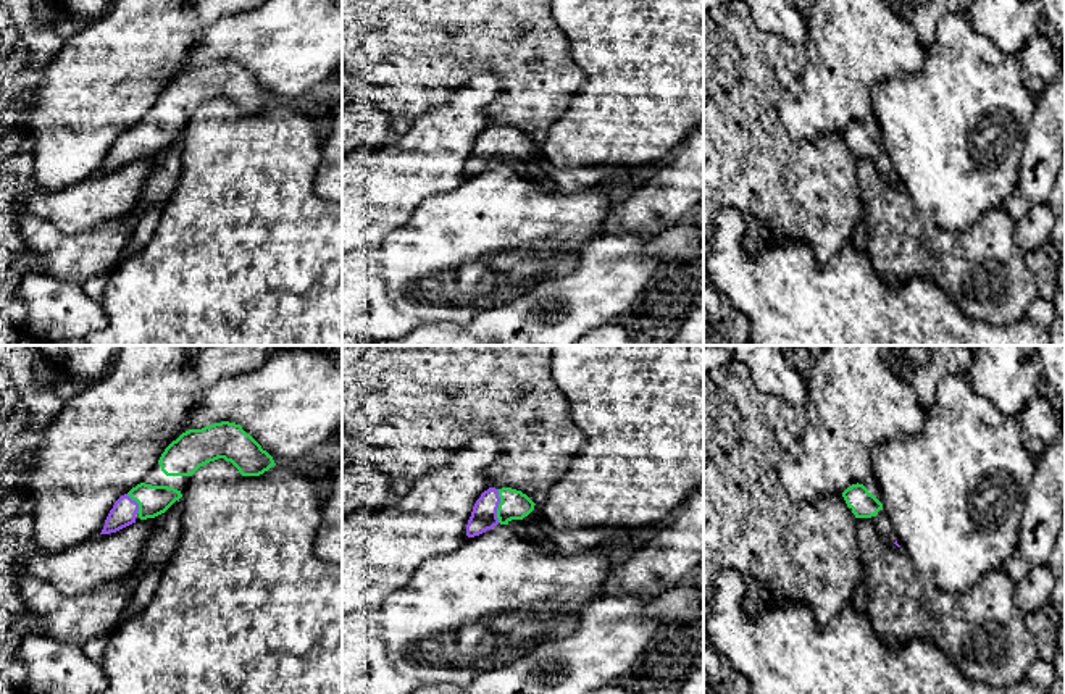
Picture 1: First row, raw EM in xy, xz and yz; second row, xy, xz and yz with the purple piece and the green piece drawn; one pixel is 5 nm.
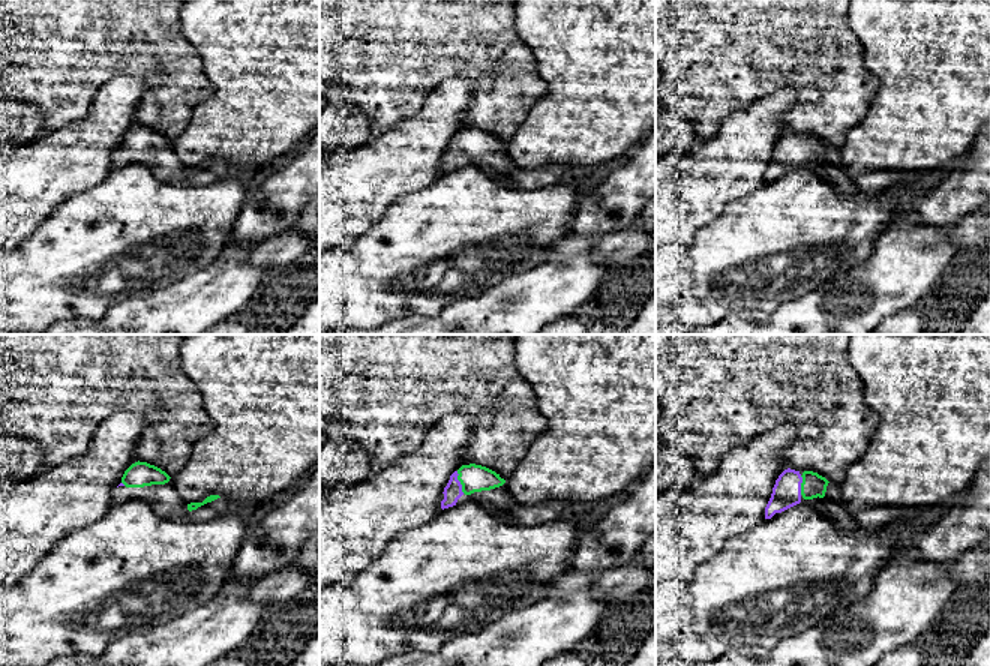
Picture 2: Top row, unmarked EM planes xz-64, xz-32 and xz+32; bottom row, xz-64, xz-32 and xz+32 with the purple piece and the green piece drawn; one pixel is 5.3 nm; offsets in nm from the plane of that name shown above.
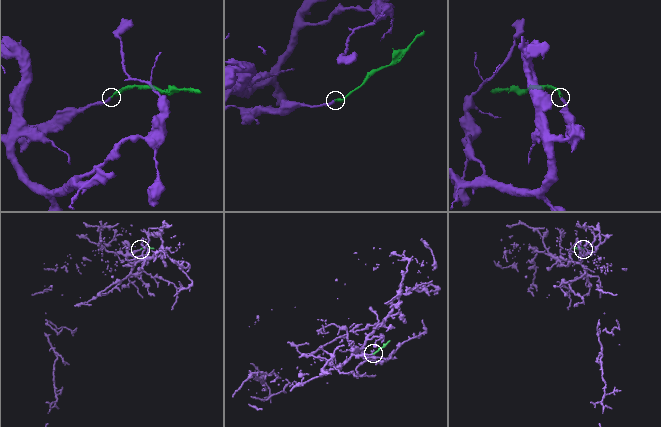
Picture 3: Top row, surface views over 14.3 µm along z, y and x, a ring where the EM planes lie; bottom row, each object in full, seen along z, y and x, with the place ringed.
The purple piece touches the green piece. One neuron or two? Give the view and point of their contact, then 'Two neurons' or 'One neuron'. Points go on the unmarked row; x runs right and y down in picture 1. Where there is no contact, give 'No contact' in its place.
Touches purple at xz (497, 144). One neuron

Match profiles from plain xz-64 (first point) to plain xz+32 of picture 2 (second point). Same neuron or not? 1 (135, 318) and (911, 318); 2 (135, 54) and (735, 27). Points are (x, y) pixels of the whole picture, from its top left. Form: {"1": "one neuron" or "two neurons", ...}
{"1": "two neurons", "2": "one neuron"}

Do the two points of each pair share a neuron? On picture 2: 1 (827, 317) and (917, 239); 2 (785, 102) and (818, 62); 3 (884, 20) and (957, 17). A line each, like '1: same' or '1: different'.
1: same
2: different
3: same

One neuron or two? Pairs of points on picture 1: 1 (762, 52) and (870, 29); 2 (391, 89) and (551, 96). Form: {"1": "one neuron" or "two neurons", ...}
{"1": "two neurons", "2": "one neuron"}

